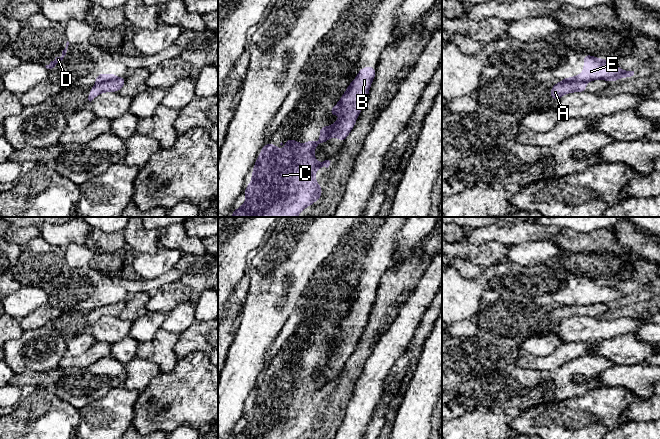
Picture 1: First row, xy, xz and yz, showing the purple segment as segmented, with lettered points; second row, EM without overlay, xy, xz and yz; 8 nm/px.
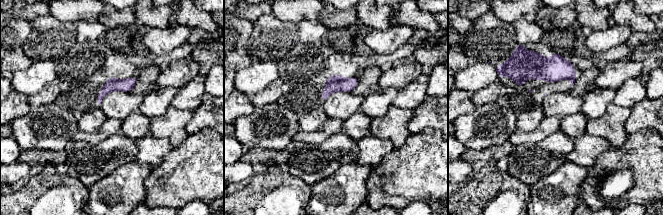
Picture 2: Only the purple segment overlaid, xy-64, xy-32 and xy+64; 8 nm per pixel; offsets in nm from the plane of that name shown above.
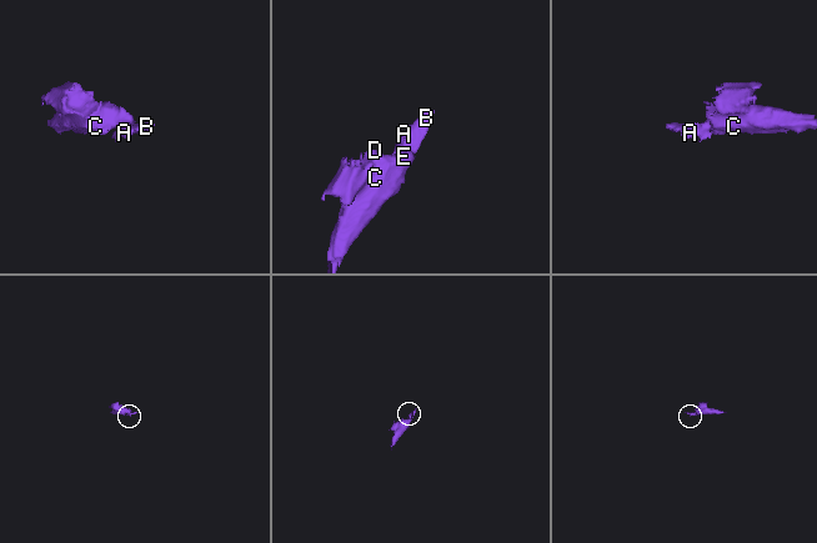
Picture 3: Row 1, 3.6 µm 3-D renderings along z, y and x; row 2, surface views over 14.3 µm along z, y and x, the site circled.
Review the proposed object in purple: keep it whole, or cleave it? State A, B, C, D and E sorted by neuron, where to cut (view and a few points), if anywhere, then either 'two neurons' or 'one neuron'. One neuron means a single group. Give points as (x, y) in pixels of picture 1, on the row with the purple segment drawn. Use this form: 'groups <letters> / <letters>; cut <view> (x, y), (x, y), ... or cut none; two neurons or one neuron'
groups A B / C D E; cut xy (115, 78), (97, 83); two neurons

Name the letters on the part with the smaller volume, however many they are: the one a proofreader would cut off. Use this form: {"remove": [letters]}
{"remove": ["A", "B"]}

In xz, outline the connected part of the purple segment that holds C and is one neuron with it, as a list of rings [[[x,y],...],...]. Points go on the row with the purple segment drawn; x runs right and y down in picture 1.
[[[321,126],[320,140],[305,141],[303,146],[294,139],[287,139],[284,151],[280,151],[270,142],[266,143],[252,170],[251,183],[244,191],[246,202],[241,208],[234,210],[231,217],[297,217],[304,208],[318,200],[322,189],[314,175],[319,168],[328,168],[331,161],[317,162],[314,149],[331,138],[328,132],[327,126]]]

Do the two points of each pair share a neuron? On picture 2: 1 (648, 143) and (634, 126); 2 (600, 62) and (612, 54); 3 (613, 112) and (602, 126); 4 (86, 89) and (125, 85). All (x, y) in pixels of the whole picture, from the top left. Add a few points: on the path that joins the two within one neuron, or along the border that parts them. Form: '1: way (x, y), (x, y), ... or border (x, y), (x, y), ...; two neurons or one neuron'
1: border (652, 128), (642, 128), (628, 134); two neurons
2: way (603, 59), (609, 56); one neuron
3: way (613, 115), (605, 123); one neuron
4: way (96, 89), (115, 85); one neuron

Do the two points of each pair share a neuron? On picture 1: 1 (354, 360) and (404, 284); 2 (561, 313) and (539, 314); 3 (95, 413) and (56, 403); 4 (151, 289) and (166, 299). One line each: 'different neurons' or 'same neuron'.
1: same neuron
2: same neuron
3: different neurons
4: different neurons

